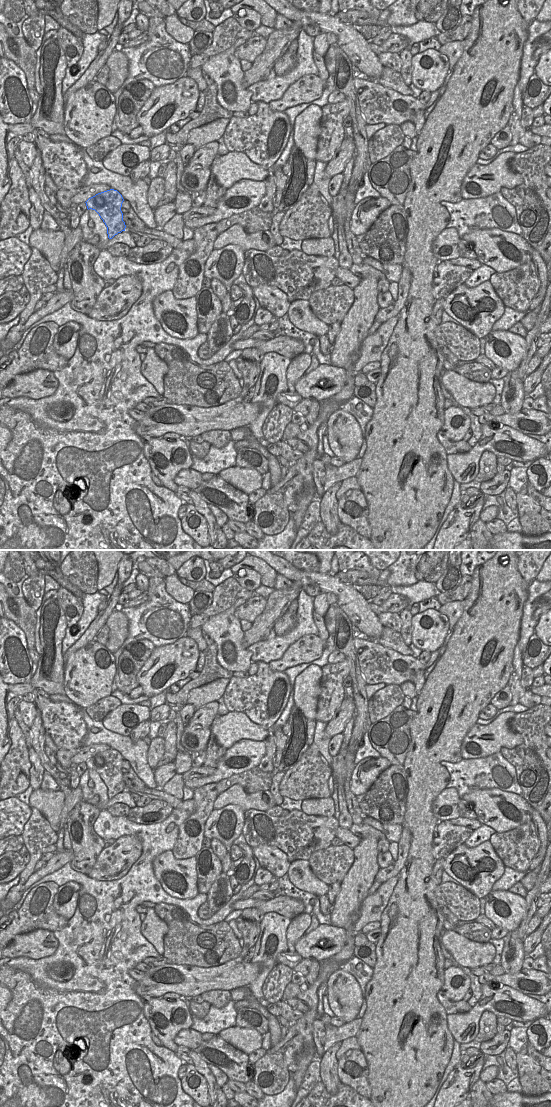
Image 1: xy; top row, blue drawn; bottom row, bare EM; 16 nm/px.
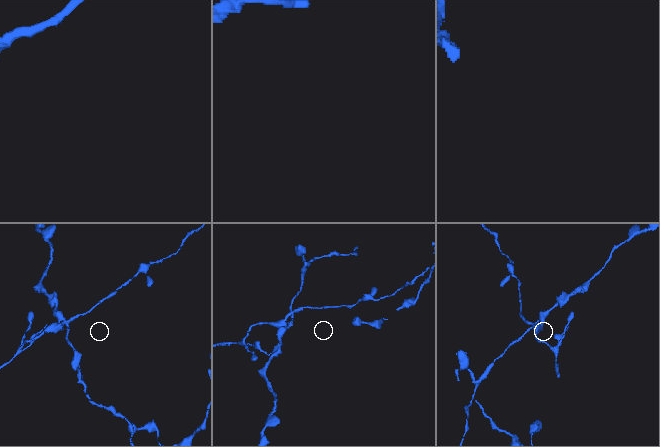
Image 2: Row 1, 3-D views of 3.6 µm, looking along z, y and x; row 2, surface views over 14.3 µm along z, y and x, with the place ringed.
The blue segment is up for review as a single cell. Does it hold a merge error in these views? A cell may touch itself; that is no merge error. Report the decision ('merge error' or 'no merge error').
merge error

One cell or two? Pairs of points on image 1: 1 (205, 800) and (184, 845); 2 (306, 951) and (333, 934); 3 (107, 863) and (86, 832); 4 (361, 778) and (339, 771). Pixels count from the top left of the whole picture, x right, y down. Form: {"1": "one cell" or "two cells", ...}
{"1": "one cell", "2": "one cell", "3": "two cells", "4": "two cells"}

